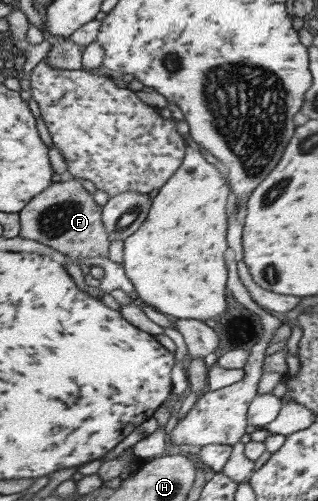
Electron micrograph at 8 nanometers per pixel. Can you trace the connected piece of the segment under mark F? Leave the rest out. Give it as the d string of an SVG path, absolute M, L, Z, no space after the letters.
M66 177L34 197L20 211L20 233L24 239L38 241L67 255L69 259L109 257L111 241L102 221L103 208L94 201L80 180Z

